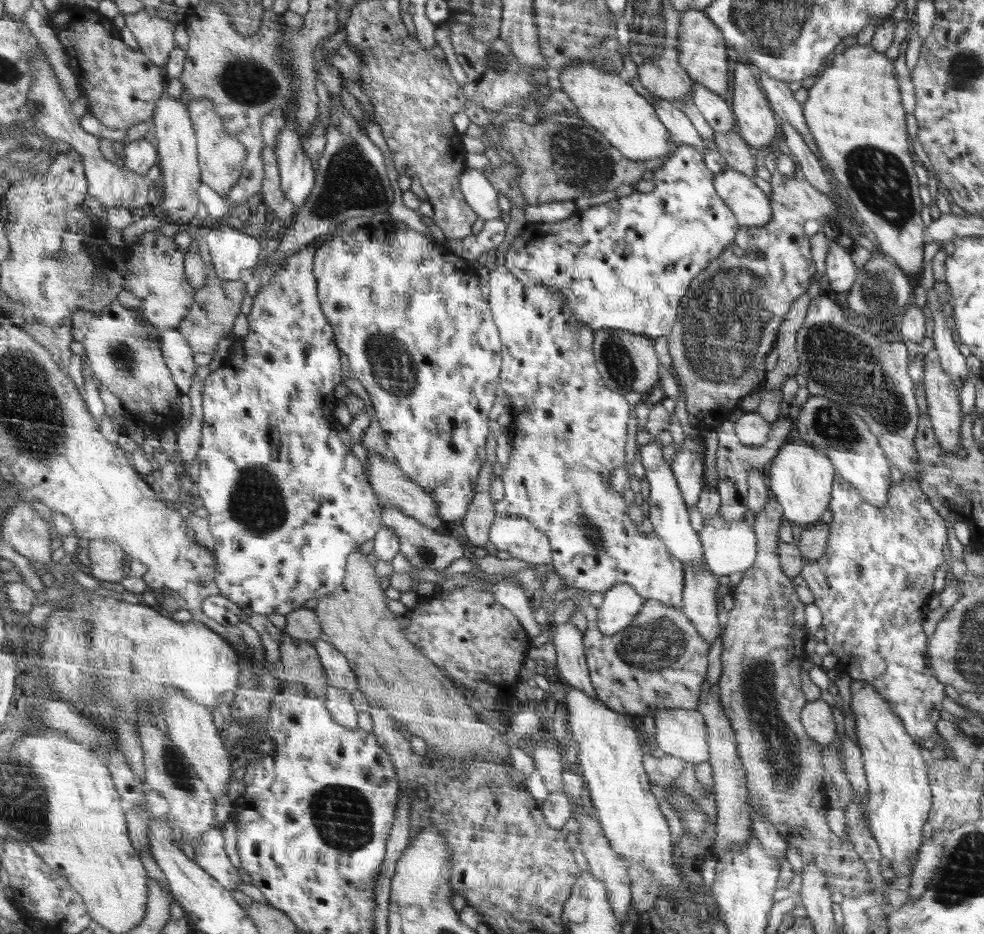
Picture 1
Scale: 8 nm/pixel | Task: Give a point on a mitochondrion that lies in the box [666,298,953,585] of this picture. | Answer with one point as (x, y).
(838, 360)

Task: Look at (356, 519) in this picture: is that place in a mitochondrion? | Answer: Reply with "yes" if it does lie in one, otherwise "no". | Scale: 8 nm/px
no

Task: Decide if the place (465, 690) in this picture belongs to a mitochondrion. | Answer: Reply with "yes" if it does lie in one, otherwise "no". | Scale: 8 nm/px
no

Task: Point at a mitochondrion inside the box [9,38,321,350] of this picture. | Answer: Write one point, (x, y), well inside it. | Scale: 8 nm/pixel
(243, 81)

